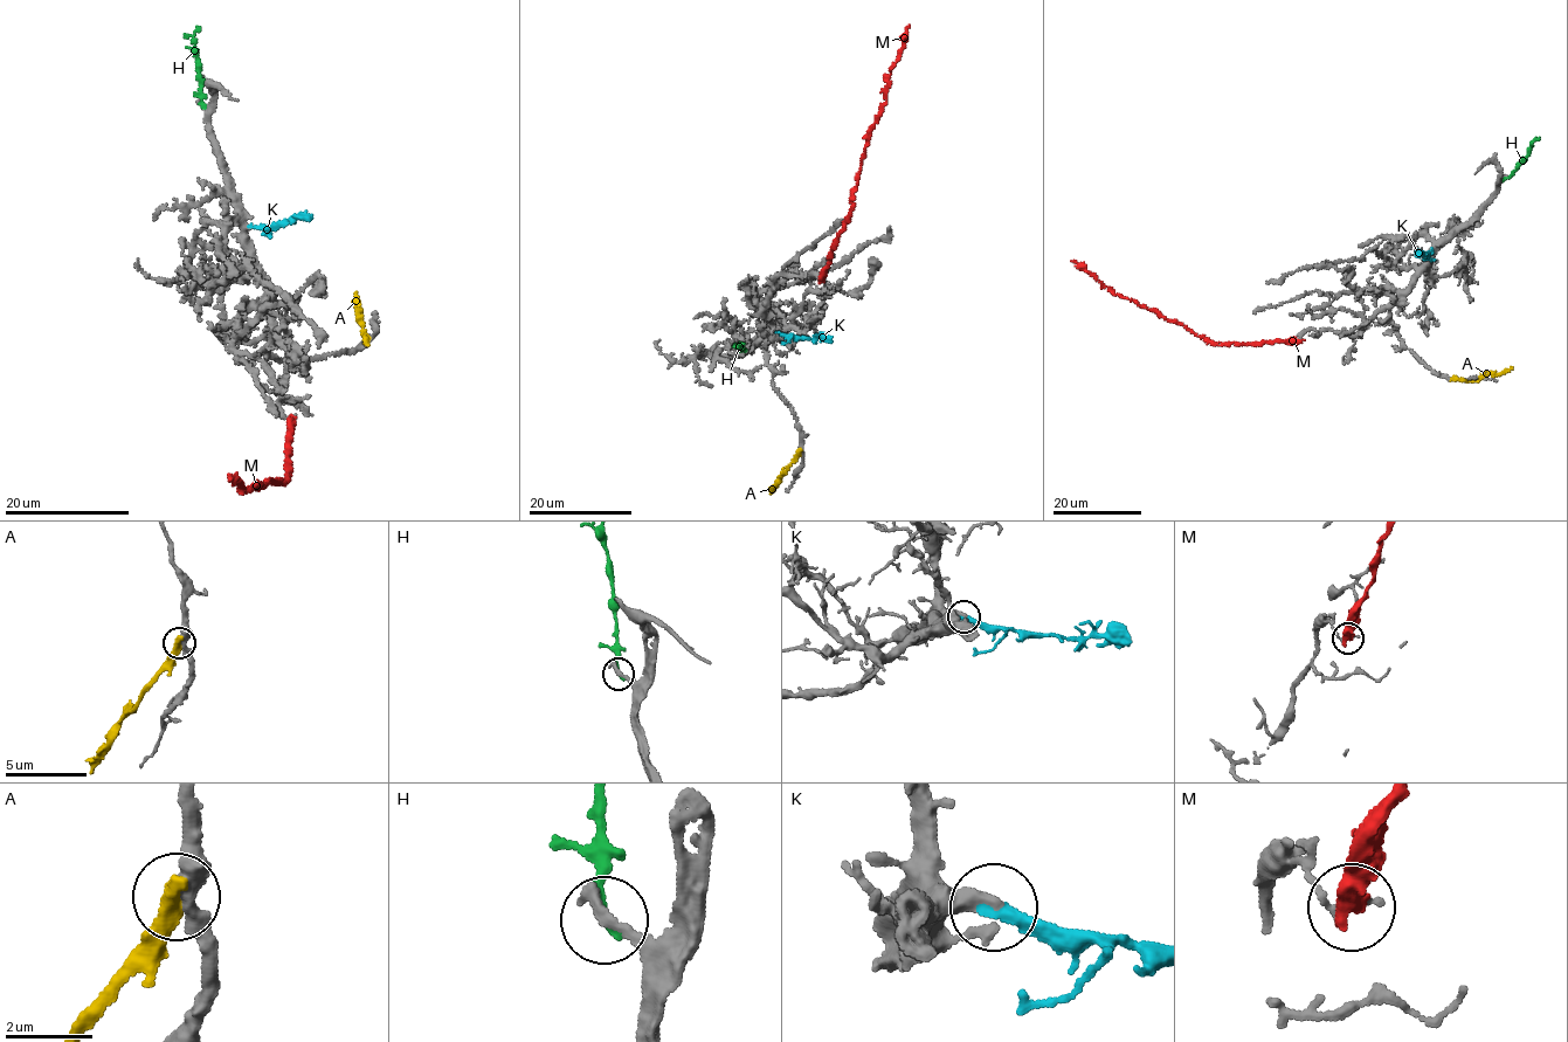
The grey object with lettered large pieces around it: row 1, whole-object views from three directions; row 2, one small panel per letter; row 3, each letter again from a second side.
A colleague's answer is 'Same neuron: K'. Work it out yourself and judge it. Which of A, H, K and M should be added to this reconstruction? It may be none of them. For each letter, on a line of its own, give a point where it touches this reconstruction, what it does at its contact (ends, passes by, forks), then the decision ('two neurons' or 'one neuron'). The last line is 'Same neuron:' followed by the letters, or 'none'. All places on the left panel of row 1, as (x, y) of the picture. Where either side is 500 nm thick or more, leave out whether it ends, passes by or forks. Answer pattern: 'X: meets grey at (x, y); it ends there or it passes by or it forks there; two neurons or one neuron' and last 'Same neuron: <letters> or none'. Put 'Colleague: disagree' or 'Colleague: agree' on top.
Colleague: agree
A: meets grey at (366, 342); two neurons
H: meets grey at (201, 105); it ends there; two neurons
K: meets grey at (251, 227); it ends there; one neuron
M: meets grey at (292, 419); it ends there; two neurons
Same neuron: K

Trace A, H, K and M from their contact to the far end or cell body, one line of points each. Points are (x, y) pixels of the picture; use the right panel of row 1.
A: (1453, 379), (1479, 380), (1512, 367)
H: (1504, 178), (1539, 137)
K: (1430, 249), (1427, 255), (1416, 256)
M: (1299, 340), (1242, 344), (1208, 342), (1182, 324), (1113, 292), (1071, 260)

